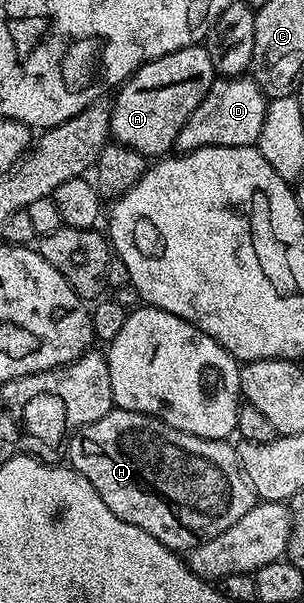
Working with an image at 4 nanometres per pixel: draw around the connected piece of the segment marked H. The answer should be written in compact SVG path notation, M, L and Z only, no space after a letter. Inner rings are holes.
M116 408L109 410L107 416L80 427L76 433L67 442L68 465L89 483L89 489L97 493L103 504L119 516L119 520L135 524L135 528L143 528L143 532L155 536L155 540L168 550L188 552L200 542L219 536L219 532L227 532L227 528L231 528L235 520L247 516L249 509L258 501L257 493L241 473L236 449L228 446L228 441L191 436L150 414Z

